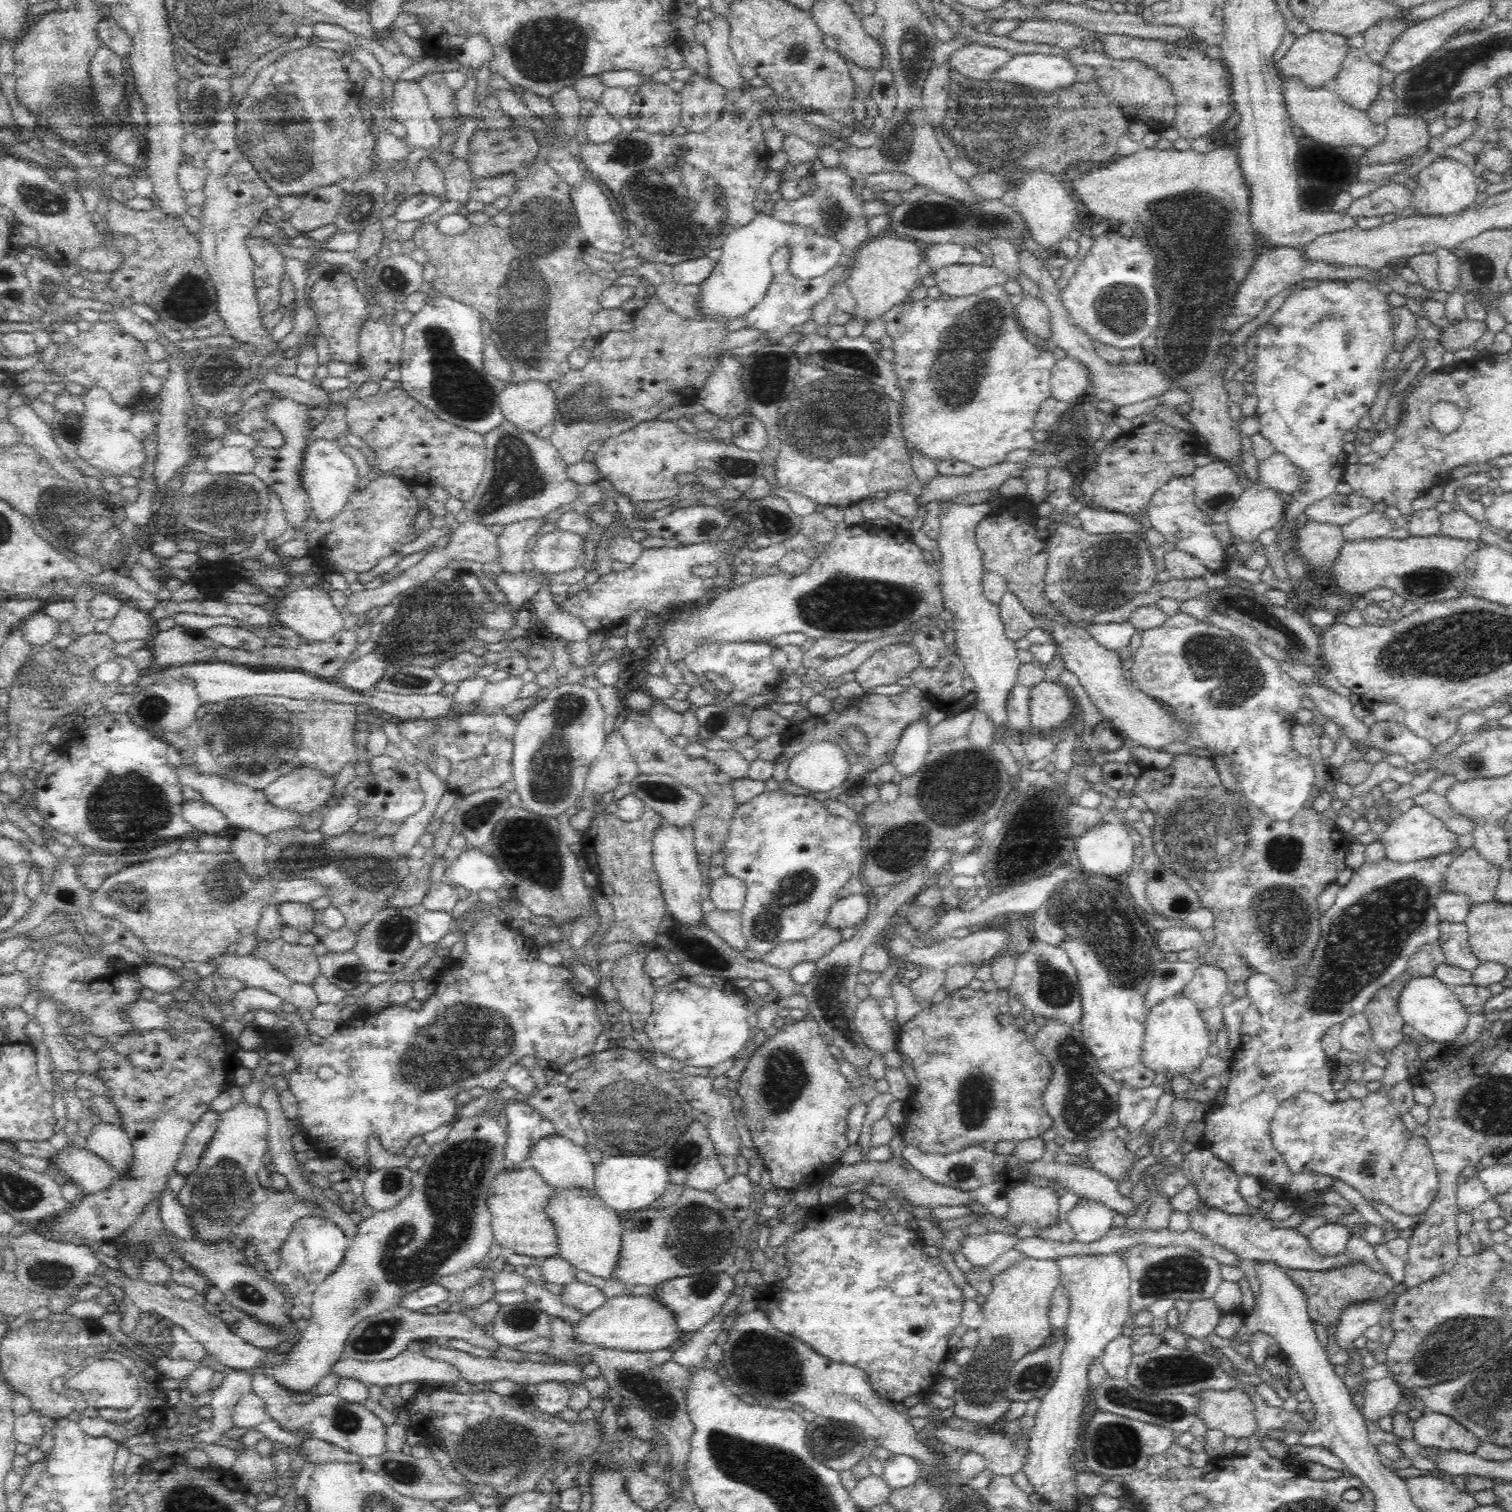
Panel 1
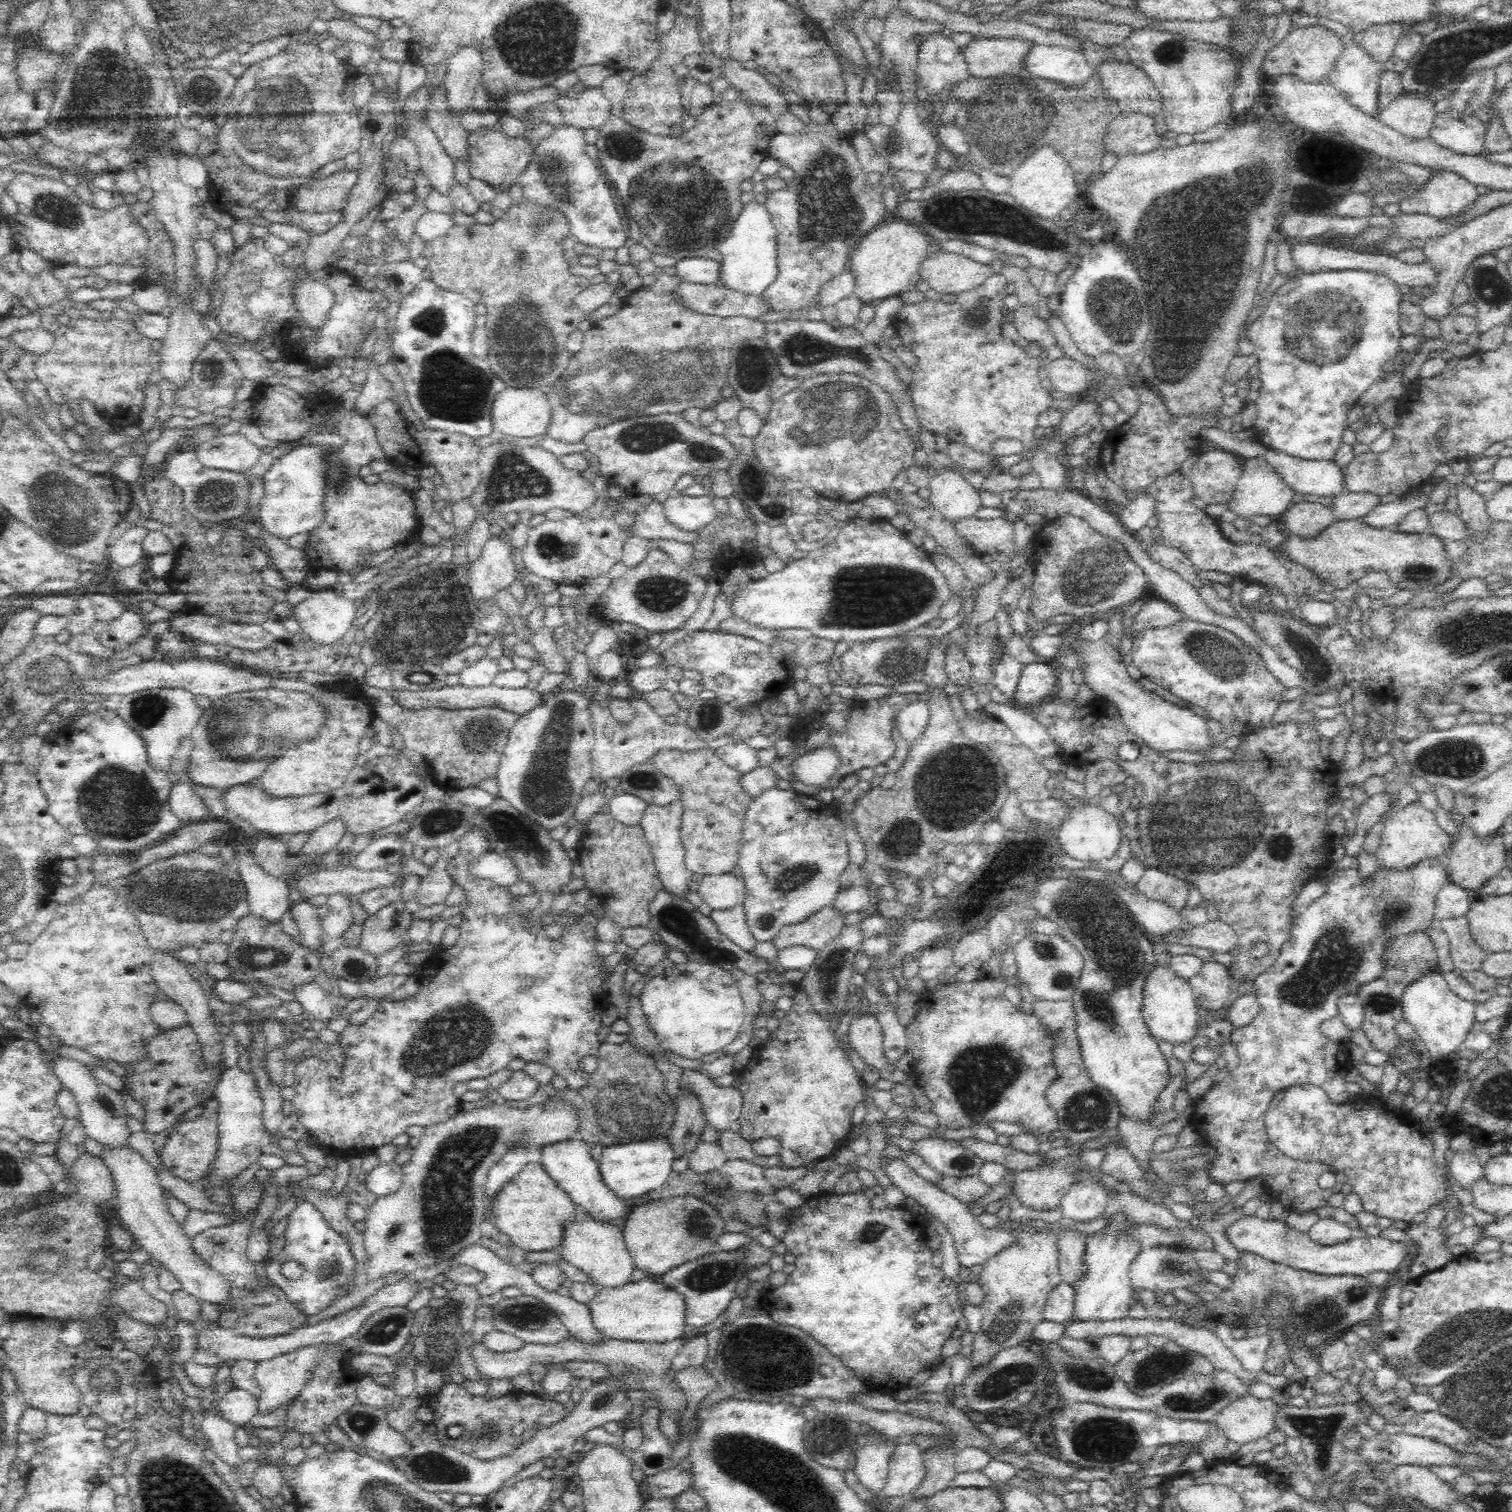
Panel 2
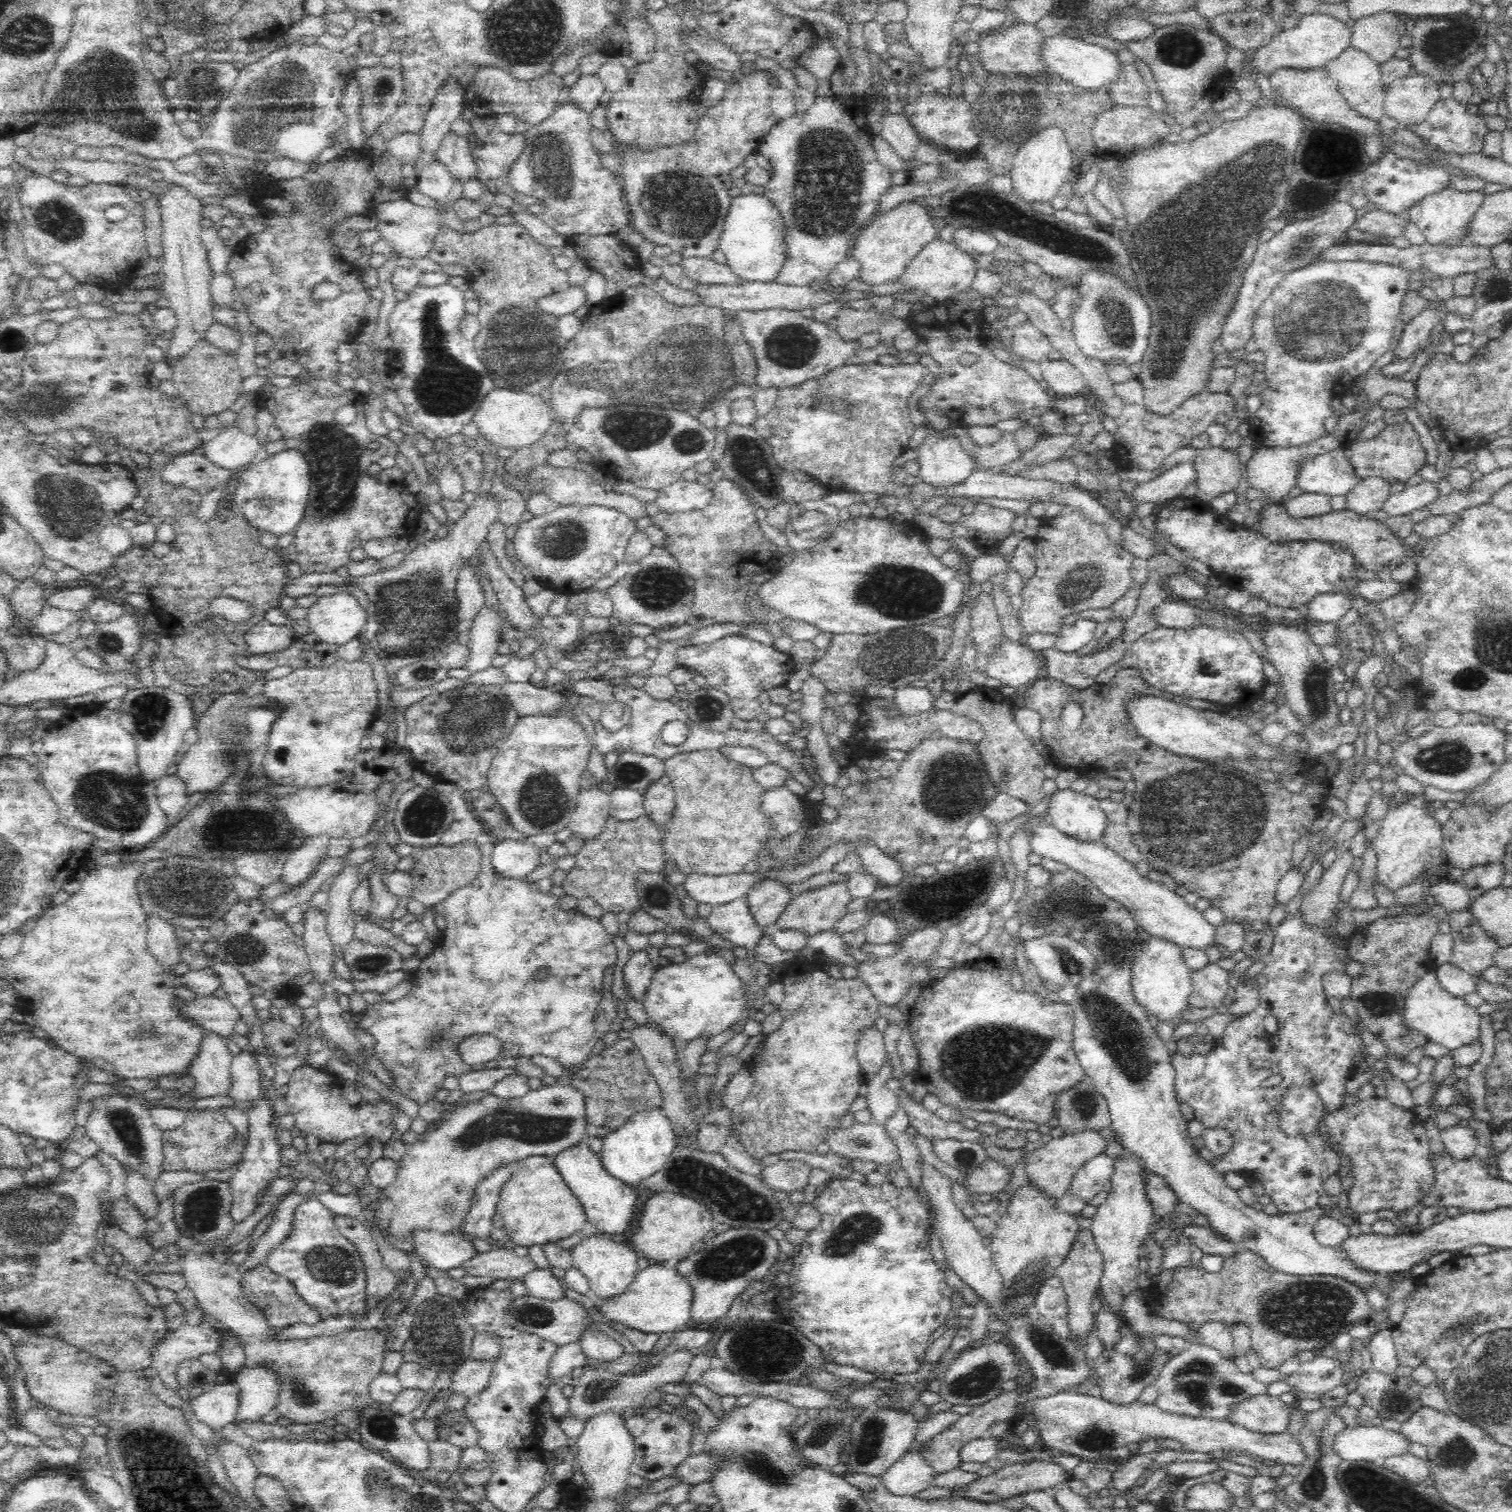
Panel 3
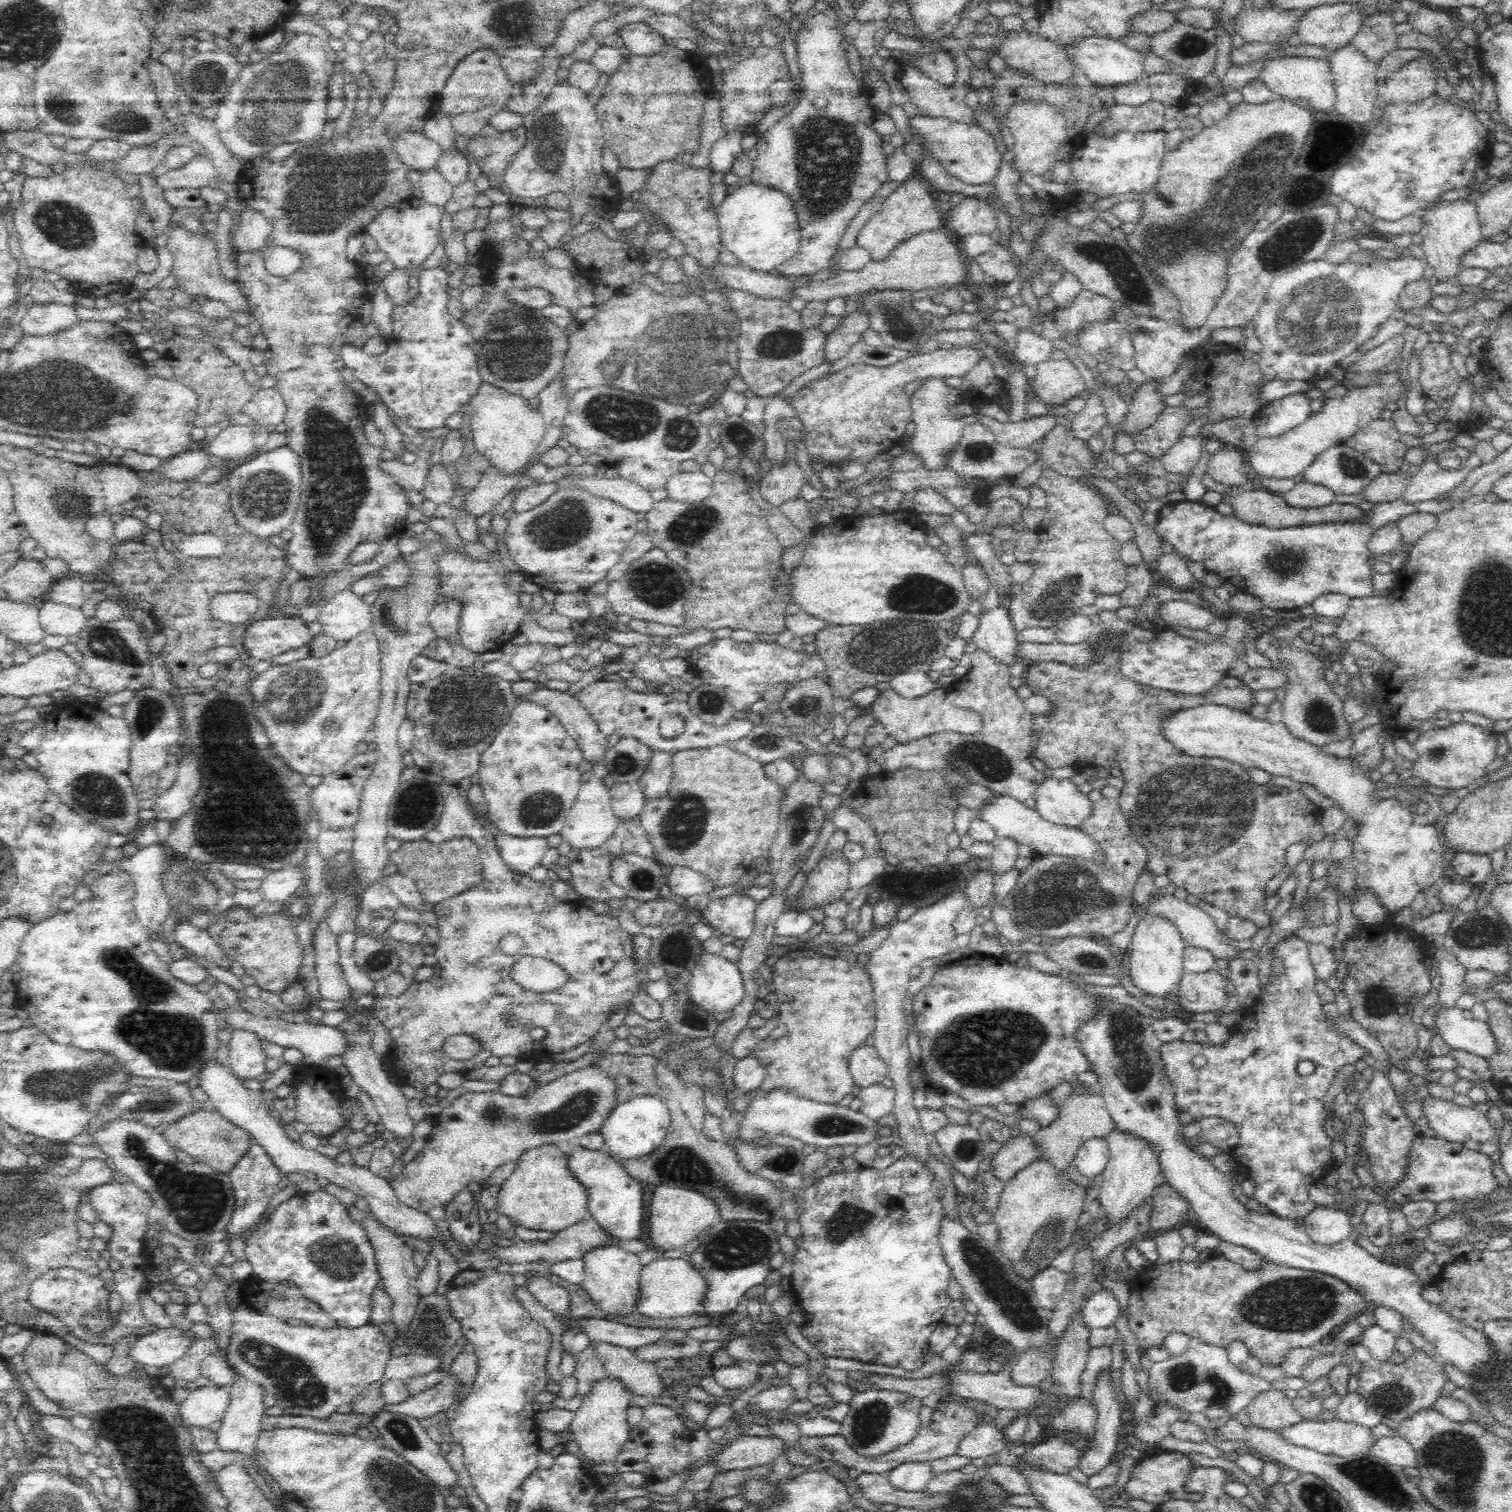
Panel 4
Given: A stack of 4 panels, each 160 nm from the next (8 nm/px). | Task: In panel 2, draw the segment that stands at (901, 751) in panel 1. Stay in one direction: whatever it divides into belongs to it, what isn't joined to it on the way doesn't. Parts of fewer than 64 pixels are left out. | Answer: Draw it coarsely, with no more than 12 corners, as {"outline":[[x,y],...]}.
{"outline":[[910,701],[896,729],[905,741],[922,738],[929,719],[927,702]]}

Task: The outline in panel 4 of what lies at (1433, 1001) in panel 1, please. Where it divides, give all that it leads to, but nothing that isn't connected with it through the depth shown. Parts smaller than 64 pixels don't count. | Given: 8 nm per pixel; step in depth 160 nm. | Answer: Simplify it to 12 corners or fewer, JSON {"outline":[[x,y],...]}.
{"outline":[[1436,1004],[1434,1030],[1453,1050],[1498,1054],[1487,1021]]}

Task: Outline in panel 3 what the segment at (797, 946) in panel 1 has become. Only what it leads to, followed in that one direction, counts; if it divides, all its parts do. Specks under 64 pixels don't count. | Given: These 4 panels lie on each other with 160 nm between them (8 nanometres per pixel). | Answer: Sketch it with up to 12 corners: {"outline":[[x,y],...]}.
{"outline":[[847,882],[794,896],[775,926],[808,936],[830,931],[847,911]]}

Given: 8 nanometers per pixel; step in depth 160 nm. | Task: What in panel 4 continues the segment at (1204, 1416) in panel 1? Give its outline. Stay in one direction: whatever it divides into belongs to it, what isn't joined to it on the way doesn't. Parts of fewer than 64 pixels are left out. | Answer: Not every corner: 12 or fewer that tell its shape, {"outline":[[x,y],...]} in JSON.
{"outline":[[1276,1389],[1257,1394],[1245,1412],[1270,1430],[1298,1424],[1293,1400]]}

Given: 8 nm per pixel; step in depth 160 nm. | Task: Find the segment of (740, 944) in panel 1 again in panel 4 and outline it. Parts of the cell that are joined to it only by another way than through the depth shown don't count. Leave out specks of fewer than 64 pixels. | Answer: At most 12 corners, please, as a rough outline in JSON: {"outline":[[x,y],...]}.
{"outline":[[752,897],[711,900],[701,915],[716,933],[746,940],[755,923]]}

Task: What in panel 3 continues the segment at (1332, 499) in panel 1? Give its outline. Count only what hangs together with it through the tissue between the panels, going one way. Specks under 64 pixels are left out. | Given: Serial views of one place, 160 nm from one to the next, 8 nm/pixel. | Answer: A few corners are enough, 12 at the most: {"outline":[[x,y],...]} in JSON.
{"outline":[[1362,479],[1346,494],[1345,508],[1373,515],[1388,500],[1391,484]]}

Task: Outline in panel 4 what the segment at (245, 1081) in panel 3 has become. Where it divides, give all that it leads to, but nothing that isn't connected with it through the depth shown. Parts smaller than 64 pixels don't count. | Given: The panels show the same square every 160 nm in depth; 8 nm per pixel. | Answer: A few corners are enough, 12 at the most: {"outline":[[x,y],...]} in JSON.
{"outline":[[234,1029],[229,1068],[238,1080],[266,1075],[256,1031]]}

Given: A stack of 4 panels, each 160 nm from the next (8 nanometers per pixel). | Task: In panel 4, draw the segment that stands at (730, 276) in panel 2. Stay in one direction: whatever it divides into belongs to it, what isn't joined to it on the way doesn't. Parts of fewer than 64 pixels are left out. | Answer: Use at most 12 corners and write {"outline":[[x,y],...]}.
{"outline":[[738,186],[716,208],[721,246],[774,273],[800,249],[784,190]]}

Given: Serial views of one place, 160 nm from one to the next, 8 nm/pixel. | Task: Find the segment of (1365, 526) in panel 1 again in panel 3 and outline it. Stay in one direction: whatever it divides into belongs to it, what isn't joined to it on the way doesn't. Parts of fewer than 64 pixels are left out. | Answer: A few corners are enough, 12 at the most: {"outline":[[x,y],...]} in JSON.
{"outline":[[1422,479],[1390,495],[1388,517],[1408,515],[1440,496],[1438,483]]}

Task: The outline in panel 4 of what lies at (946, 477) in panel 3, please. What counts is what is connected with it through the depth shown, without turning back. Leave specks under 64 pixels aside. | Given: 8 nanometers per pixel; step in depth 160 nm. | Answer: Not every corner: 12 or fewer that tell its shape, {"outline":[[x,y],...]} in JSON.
{"outline":[[926,377],[911,398],[909,450],[945,468],[974,413],[952,418],[965,390]]}

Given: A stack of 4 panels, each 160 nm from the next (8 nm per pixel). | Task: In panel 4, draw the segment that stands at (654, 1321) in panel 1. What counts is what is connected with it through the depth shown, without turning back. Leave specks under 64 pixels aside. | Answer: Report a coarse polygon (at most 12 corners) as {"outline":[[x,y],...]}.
{"outline":[[688,1257],[643,1266],[636,1312],[703,1314],[709,1282]]}

